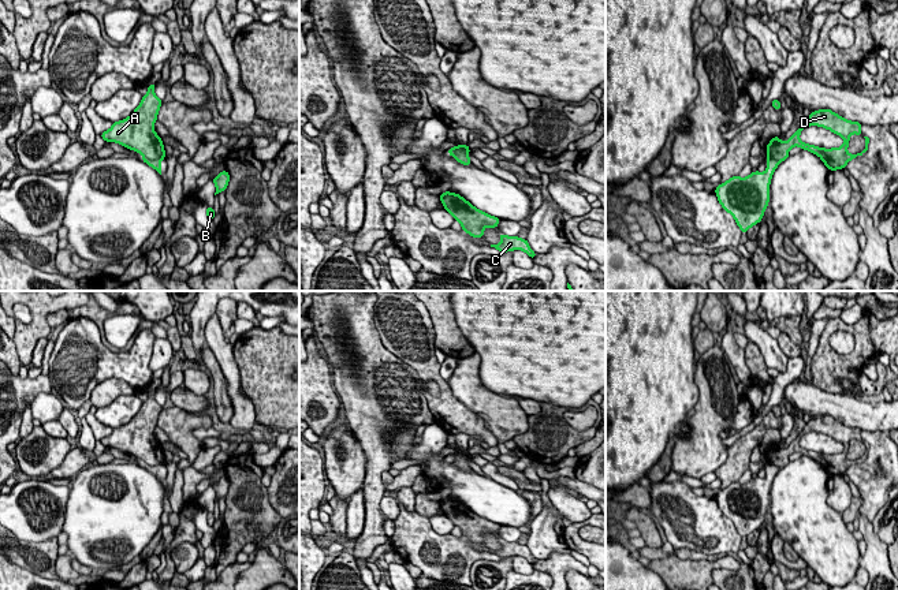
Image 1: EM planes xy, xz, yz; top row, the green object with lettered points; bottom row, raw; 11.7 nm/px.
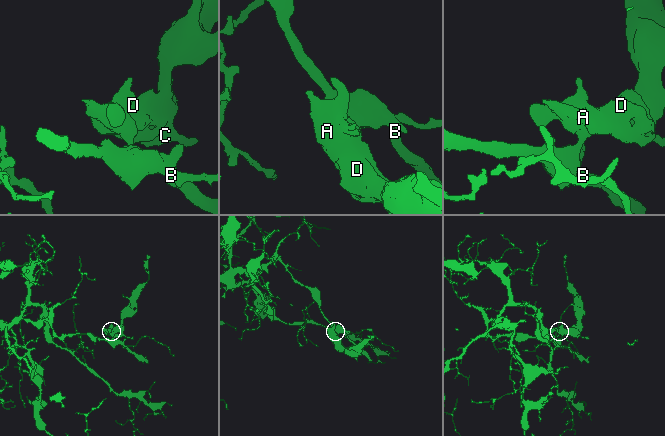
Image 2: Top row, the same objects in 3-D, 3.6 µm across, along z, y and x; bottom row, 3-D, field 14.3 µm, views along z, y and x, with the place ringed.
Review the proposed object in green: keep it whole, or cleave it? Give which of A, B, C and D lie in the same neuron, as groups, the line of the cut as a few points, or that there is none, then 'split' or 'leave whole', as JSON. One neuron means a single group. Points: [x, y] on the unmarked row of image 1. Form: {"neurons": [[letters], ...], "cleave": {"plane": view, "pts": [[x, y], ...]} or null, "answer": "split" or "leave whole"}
{"neurons": [["A", "C", "D"], ["B"]], "cleave": {"plane": "xy", "pts": [[144, 460], [149, 465], [161, 465]]}, "answer": "split"}

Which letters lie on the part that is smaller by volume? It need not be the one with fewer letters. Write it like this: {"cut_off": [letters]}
{"cut_off": ["A", "C", "D"]}

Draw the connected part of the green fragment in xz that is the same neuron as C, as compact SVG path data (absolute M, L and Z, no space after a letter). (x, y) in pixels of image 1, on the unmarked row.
M499 539L502 548L498 550L491 550L491 553L495 553L500 559L513 557L513 556L522 556L525 557L532 565L537 561L537 559L533 559L528 546L521 545L518 542L507 542L504 539Z

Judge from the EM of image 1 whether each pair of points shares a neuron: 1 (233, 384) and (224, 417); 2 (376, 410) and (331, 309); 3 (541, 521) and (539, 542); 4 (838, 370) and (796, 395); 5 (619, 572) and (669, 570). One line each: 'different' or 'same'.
1: different
2: same
3: same
4: different
5: different

